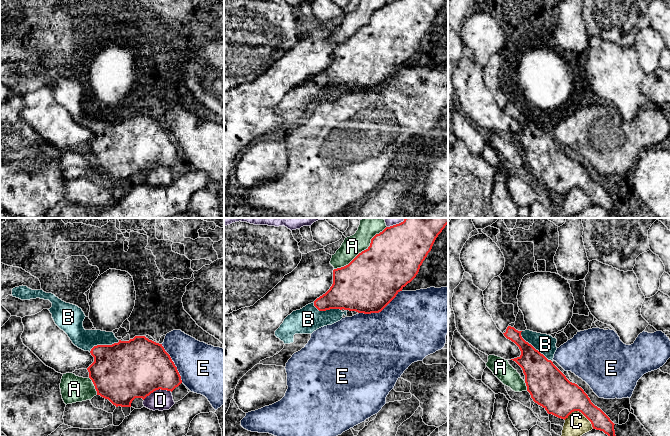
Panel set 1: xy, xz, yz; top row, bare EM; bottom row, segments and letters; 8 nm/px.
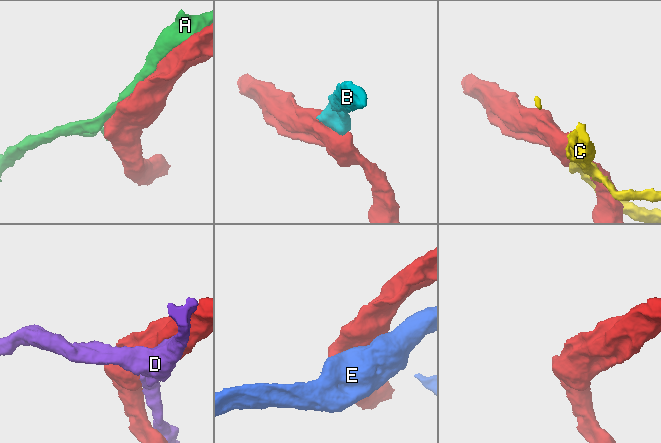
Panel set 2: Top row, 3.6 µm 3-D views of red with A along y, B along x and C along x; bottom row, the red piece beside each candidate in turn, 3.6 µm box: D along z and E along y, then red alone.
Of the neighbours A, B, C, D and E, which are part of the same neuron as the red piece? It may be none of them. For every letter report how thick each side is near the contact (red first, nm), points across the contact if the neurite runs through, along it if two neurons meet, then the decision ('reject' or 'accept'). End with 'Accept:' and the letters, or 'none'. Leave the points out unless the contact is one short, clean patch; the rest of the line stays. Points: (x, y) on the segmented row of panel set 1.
A: 460/180 nm | reject
B: 280/160 nm | accept
C: 300/180 nm | reject
D: 460/160 nm | reject
E: 460/500 nm | reject
Accept: B

